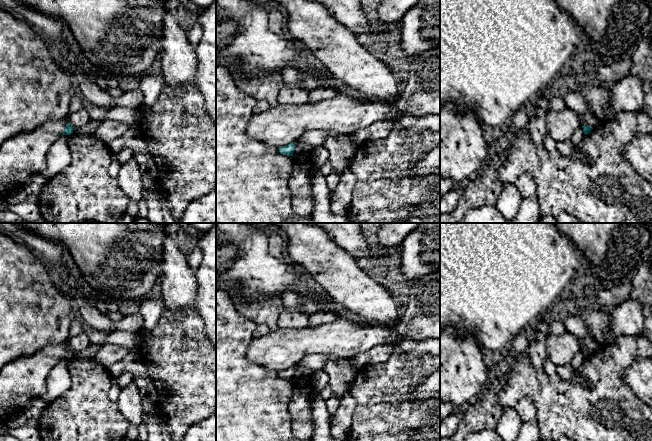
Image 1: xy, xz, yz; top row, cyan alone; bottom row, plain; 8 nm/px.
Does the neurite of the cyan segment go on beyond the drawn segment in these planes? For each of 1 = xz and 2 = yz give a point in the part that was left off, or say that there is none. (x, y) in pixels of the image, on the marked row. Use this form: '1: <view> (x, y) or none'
1: none
2: none

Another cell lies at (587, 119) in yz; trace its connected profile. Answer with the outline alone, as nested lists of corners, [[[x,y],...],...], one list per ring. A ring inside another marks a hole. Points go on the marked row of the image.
[[[585,112],[580,113],[582,126],[590,126],[592,128],[600,124],[599,120],[592,114]]]

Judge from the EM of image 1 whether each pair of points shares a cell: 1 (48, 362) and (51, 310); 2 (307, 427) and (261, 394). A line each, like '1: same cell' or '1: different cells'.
1: different cells
2: different cells

